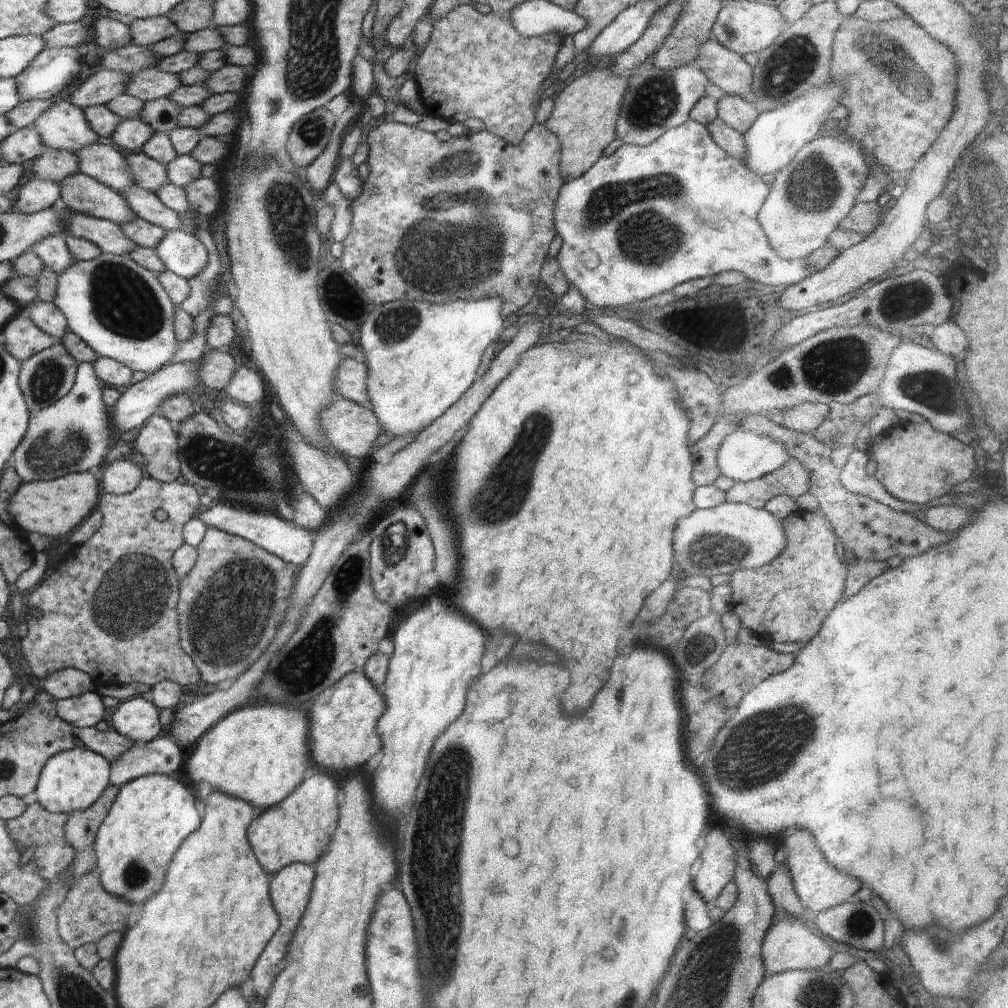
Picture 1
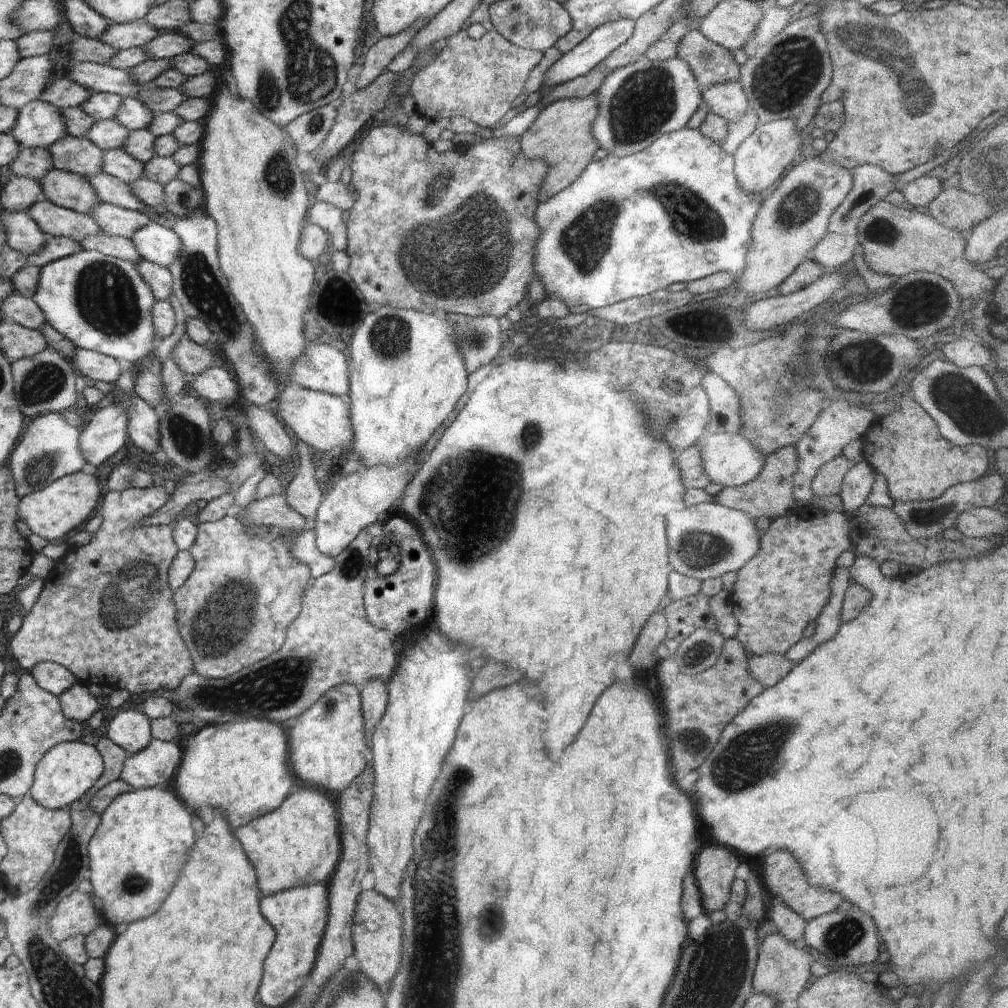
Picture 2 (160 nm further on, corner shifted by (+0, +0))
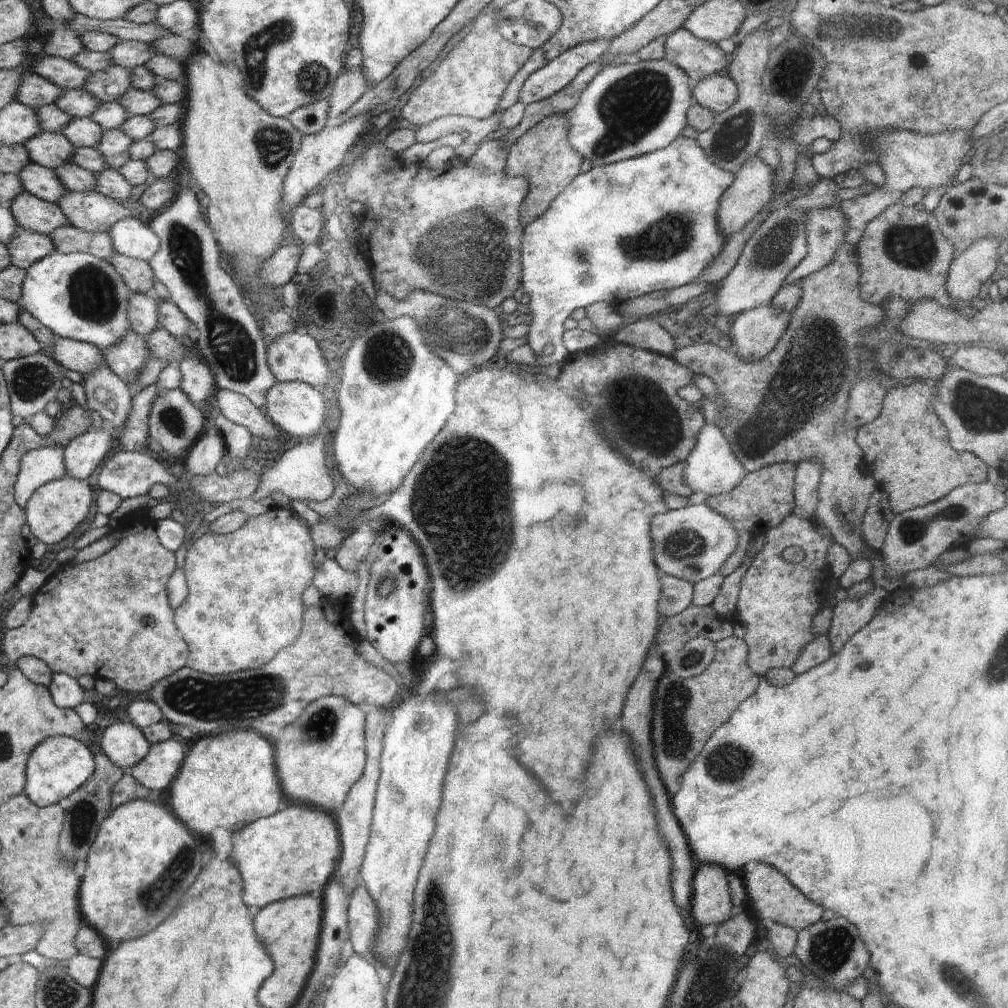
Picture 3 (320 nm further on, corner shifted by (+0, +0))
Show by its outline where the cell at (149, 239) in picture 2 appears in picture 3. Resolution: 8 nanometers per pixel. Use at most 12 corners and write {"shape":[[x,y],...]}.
{"shape":[[130,216],[107,233],[116,253],[149,261],[156,233]]}

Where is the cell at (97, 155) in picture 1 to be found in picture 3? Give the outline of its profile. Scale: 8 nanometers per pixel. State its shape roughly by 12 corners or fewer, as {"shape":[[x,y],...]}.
{"shape":[[38,131],[25,145],[49,169],[72,162],[76,148],[58,131]]}

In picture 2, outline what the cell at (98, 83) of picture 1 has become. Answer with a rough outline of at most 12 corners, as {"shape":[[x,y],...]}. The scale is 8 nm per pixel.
{"shape":[[63,77],[52,82],[40,100],[56,108],[79,107],[88,89]]}

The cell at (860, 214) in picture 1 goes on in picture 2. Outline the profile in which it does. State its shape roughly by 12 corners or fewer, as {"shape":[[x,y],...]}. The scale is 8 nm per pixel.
{"shape":[[885,199],[857,237],[872,272],[926,271],[969,306],[975,338],[1000,342],[993,282],[965,259],[966,235]]}

